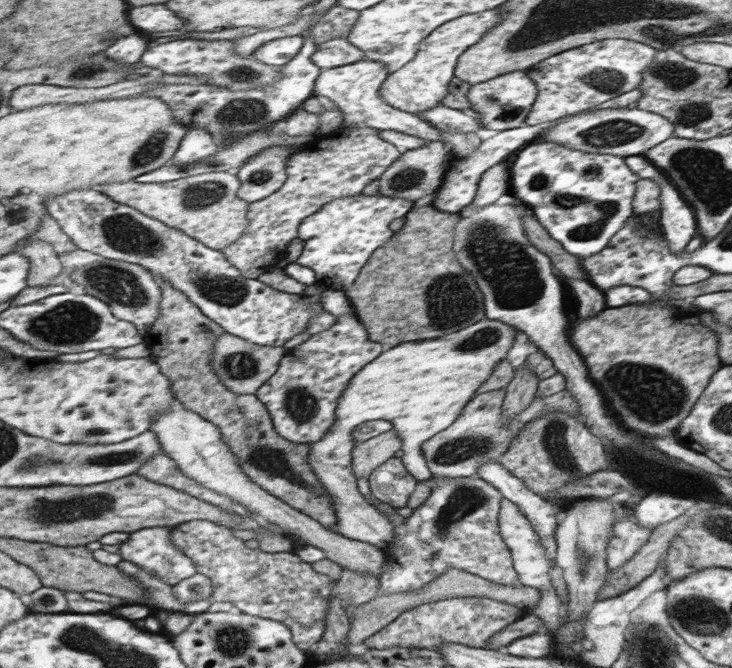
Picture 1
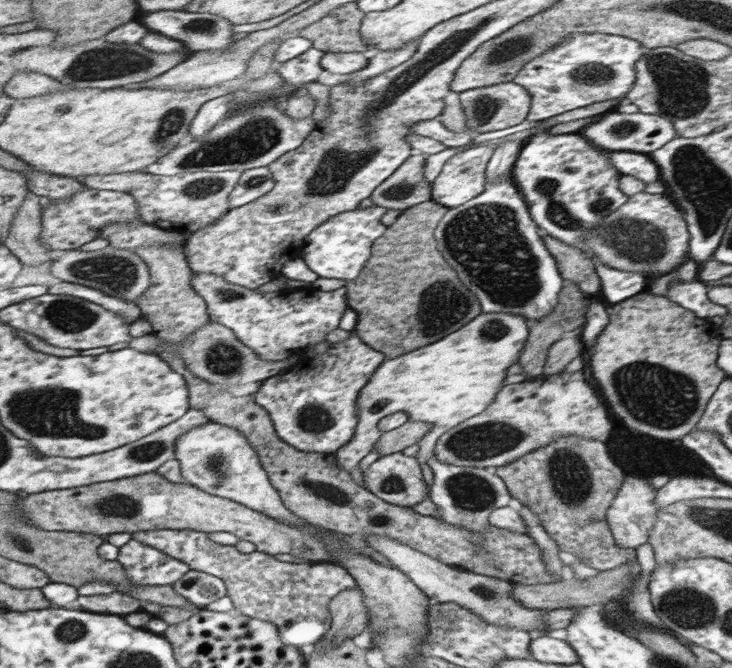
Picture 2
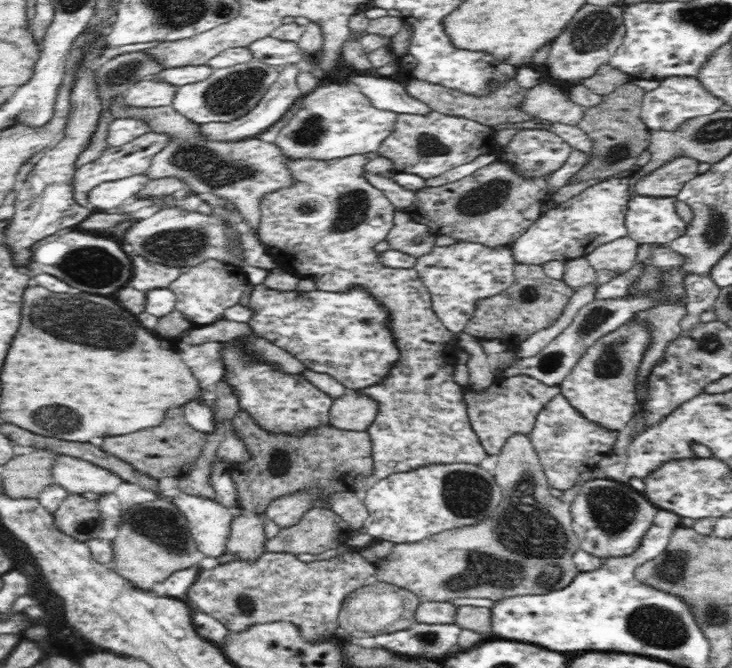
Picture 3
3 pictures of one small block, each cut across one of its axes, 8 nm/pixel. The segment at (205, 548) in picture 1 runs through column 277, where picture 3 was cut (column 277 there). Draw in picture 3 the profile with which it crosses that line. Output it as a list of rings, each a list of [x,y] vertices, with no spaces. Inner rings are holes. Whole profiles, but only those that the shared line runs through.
[[[356,549],[352,553],[342,554],[330,560],[316,558],[314,562],[300,560],[300,556],[287,552],[265,552],[252,560],[236,559],[212,570],[199,572],[199,566],[173,572],[160,586],[164,586],[166,597],[186,599],[192,608],[200,609],[219,620],[228,630],[240,632],[253,624],[267,623],[268,621],[290,621],[300,627],[304,639],[327,637],[334,635],[338,628],[339,615],[344,599],[362,587],[370,587],[378,582],[378,570],[368,562]]]

